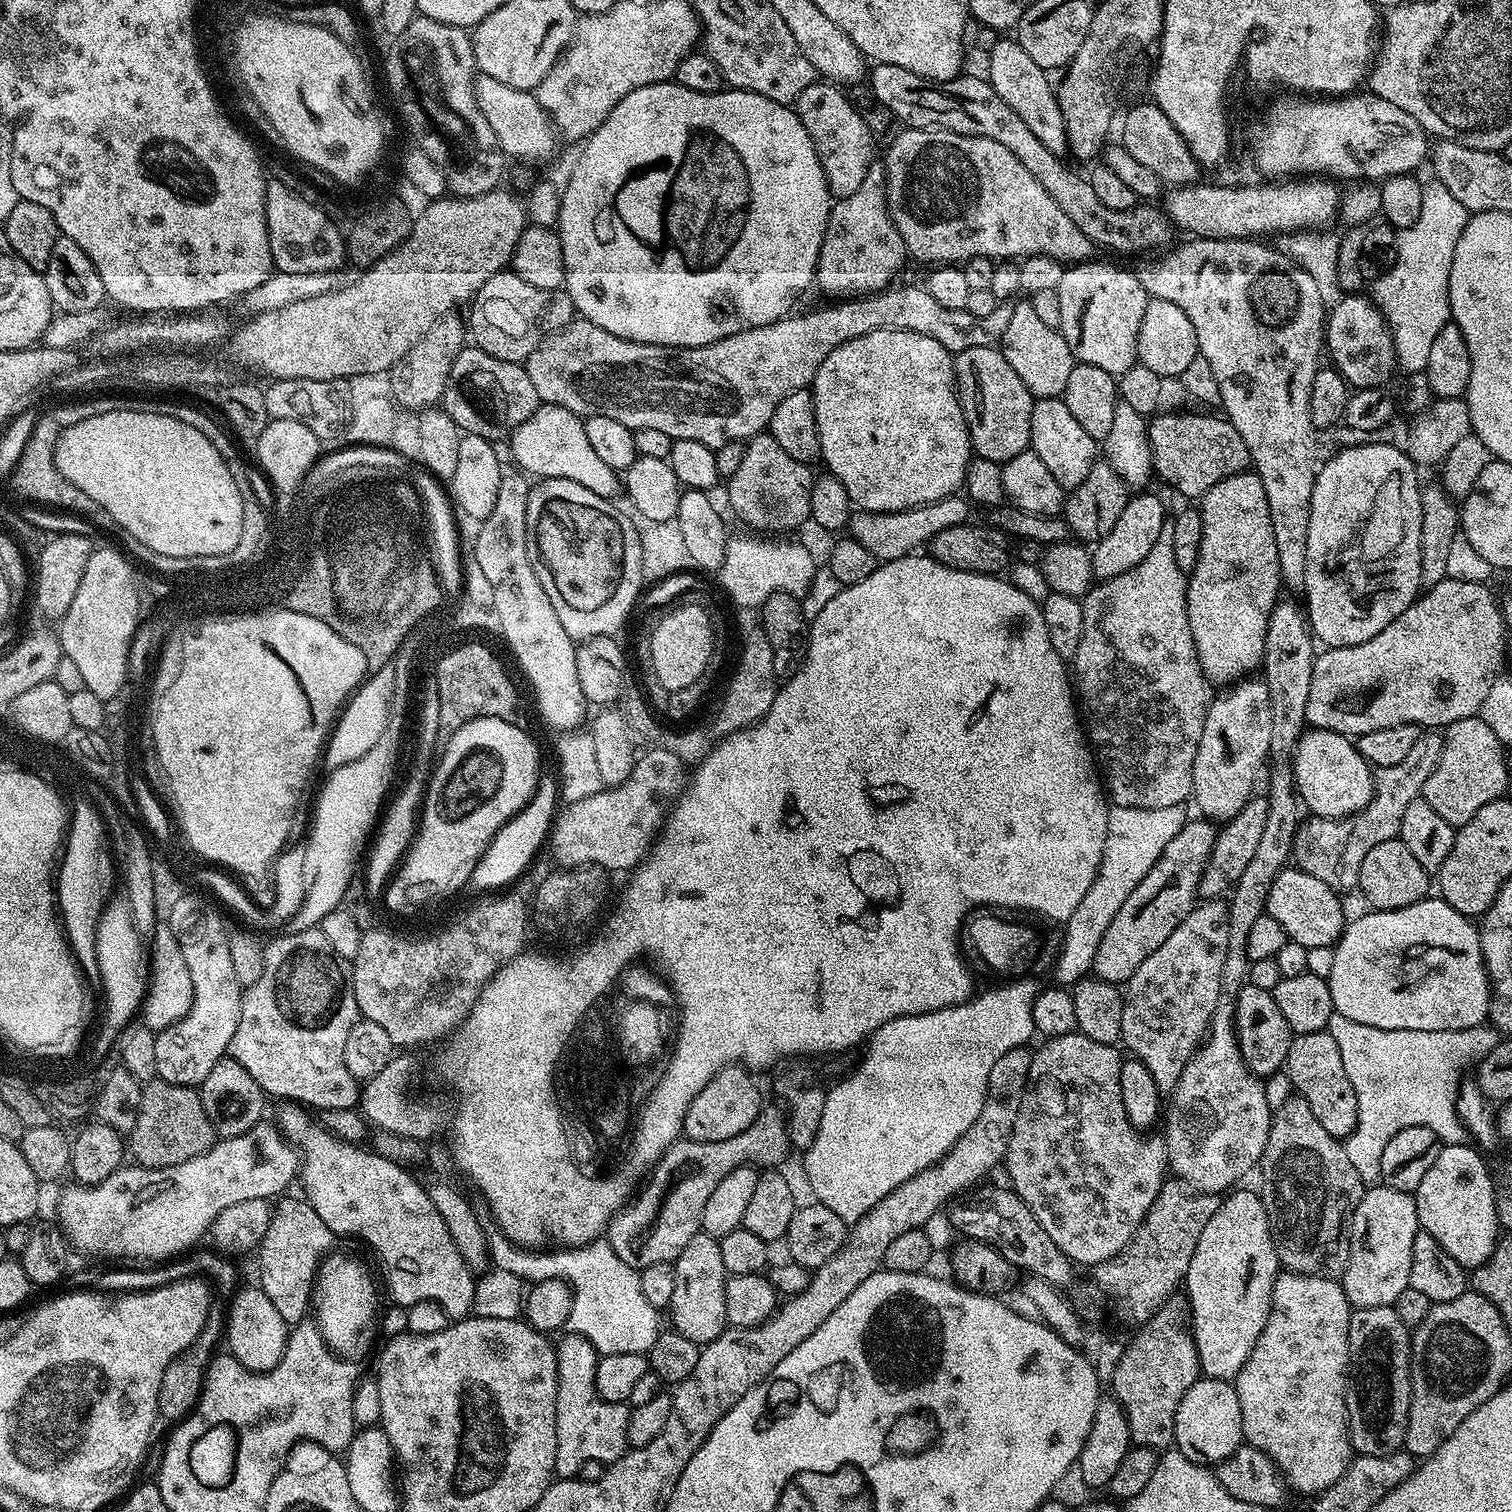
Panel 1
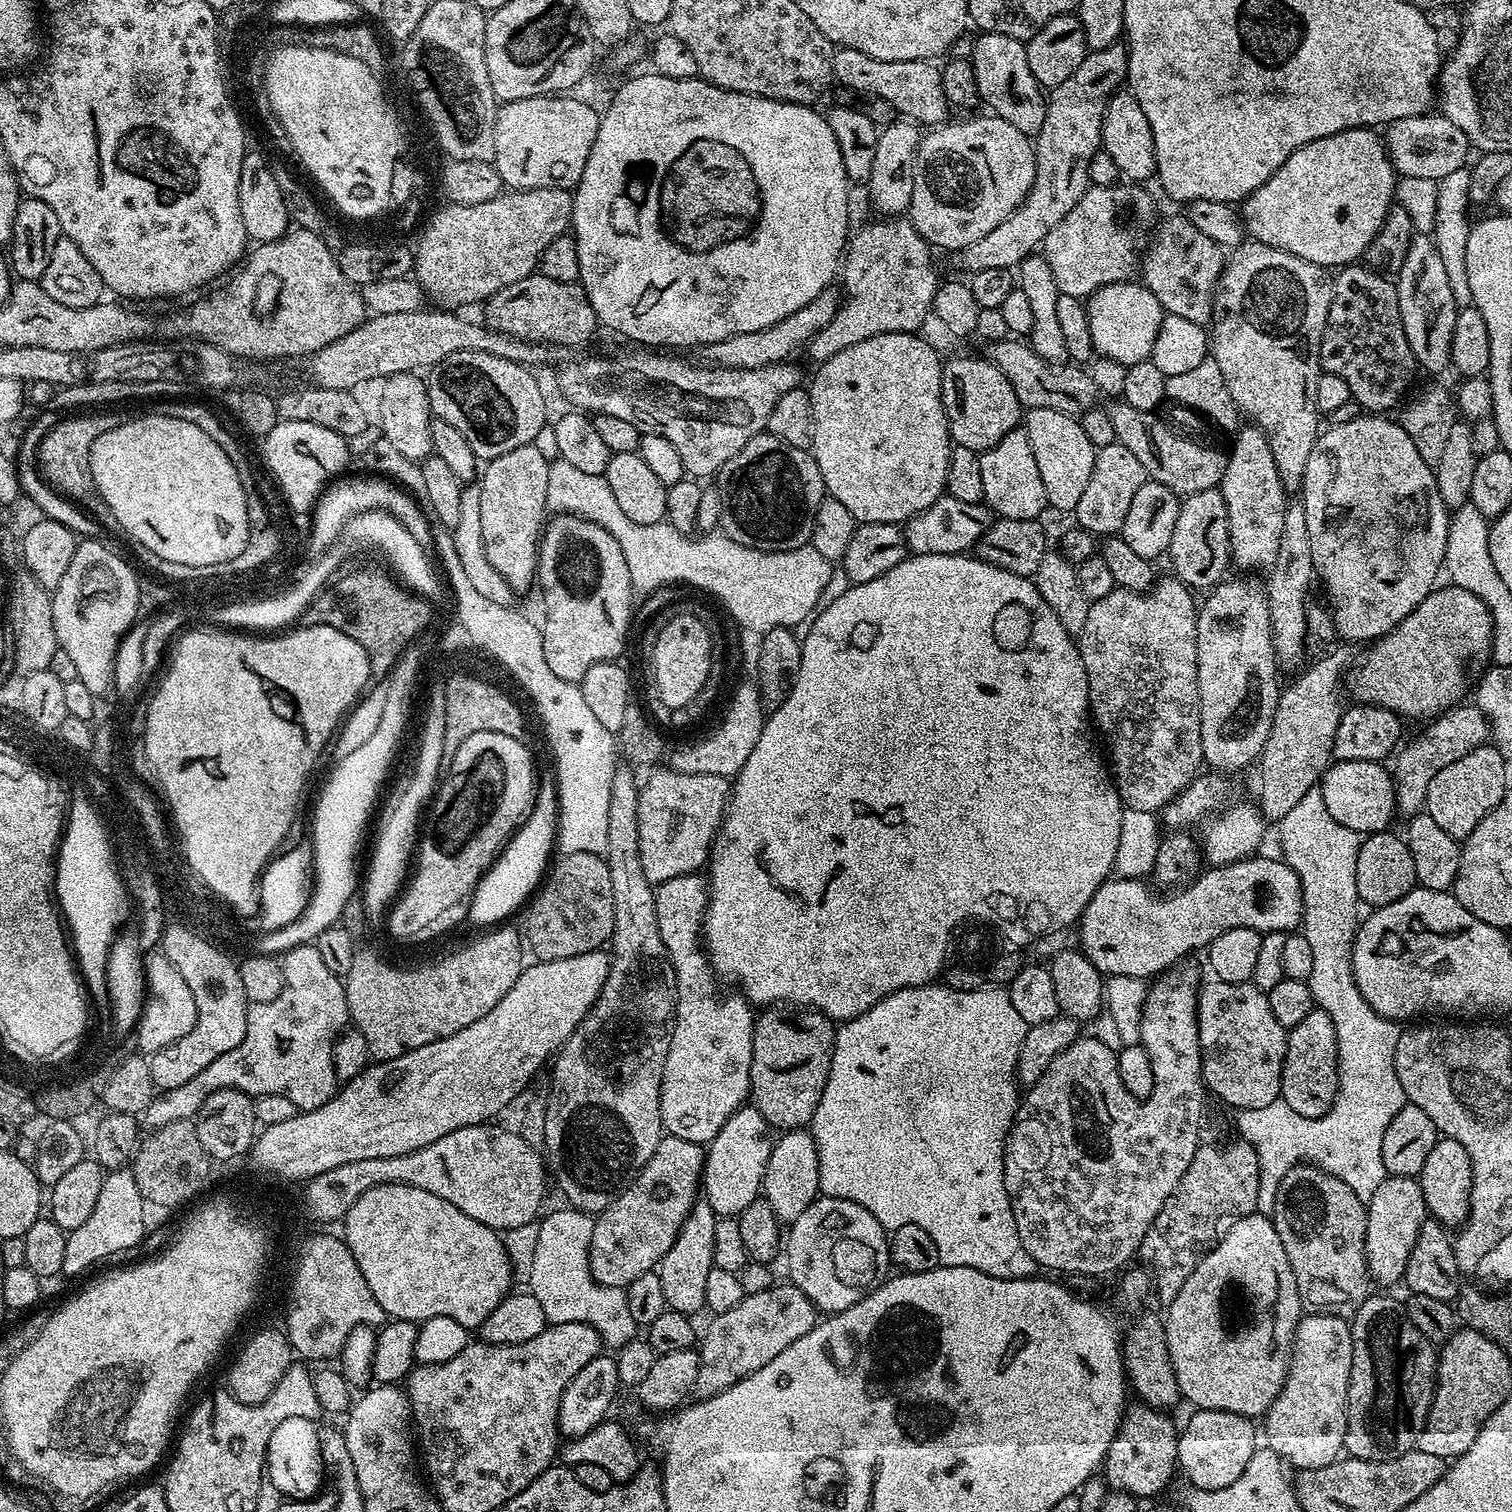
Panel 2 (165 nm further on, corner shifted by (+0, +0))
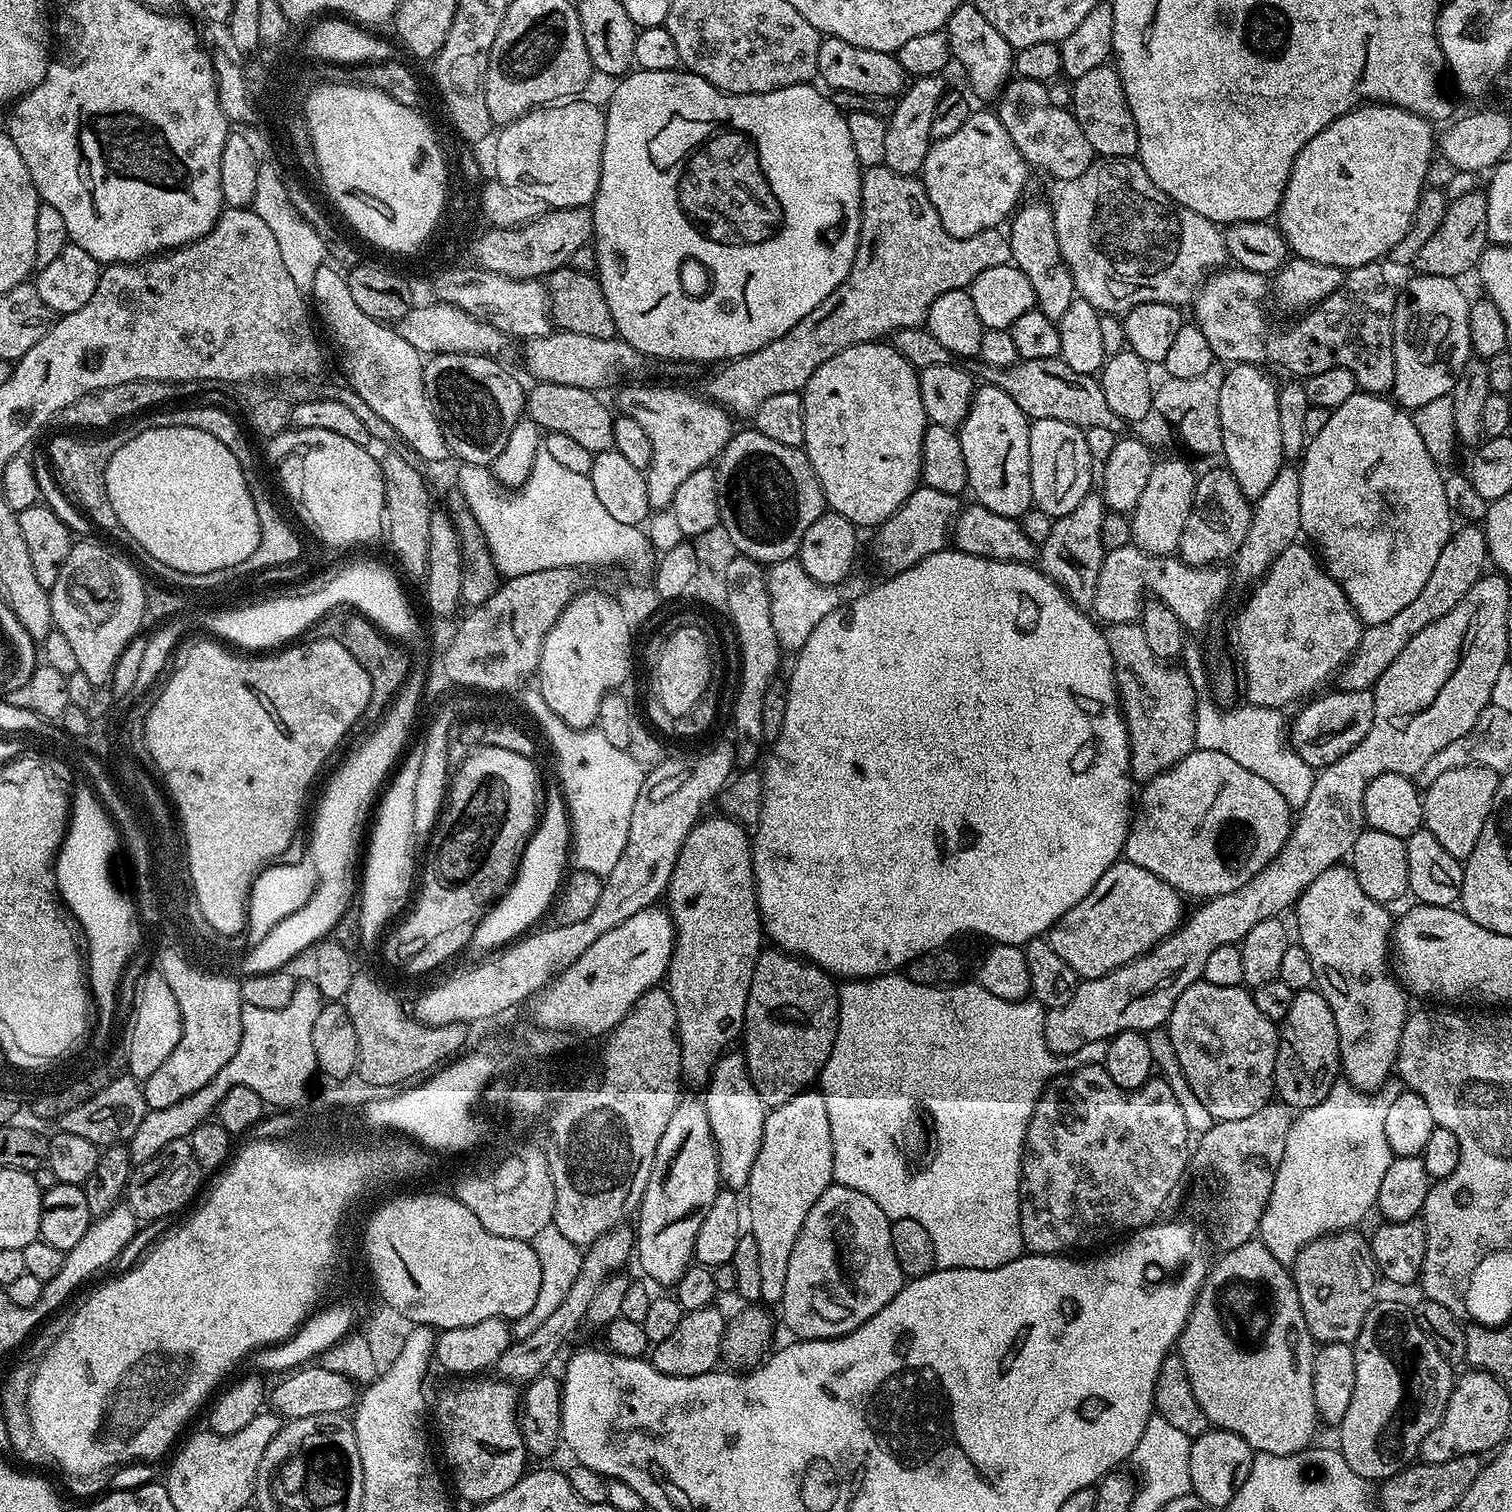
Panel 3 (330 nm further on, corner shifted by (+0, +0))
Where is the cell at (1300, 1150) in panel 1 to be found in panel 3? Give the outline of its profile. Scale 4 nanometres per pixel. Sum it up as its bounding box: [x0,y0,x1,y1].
[1290,1231,1376,1345]

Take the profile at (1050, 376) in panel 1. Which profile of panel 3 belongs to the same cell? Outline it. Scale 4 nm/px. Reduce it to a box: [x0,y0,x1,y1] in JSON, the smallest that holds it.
[1006,203,1078,322]

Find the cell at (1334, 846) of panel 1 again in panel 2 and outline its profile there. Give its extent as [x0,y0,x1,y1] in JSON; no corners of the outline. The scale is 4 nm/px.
[1394,702,1490,817]

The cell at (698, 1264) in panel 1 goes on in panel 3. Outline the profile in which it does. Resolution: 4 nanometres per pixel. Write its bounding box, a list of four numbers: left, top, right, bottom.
[634,1099,722,1285]

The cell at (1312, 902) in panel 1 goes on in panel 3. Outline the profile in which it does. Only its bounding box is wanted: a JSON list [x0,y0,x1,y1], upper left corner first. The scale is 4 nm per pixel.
[1046,858,1186,980]

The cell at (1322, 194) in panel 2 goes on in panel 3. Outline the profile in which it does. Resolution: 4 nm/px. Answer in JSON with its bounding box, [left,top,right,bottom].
[1274,102,1438,270]

